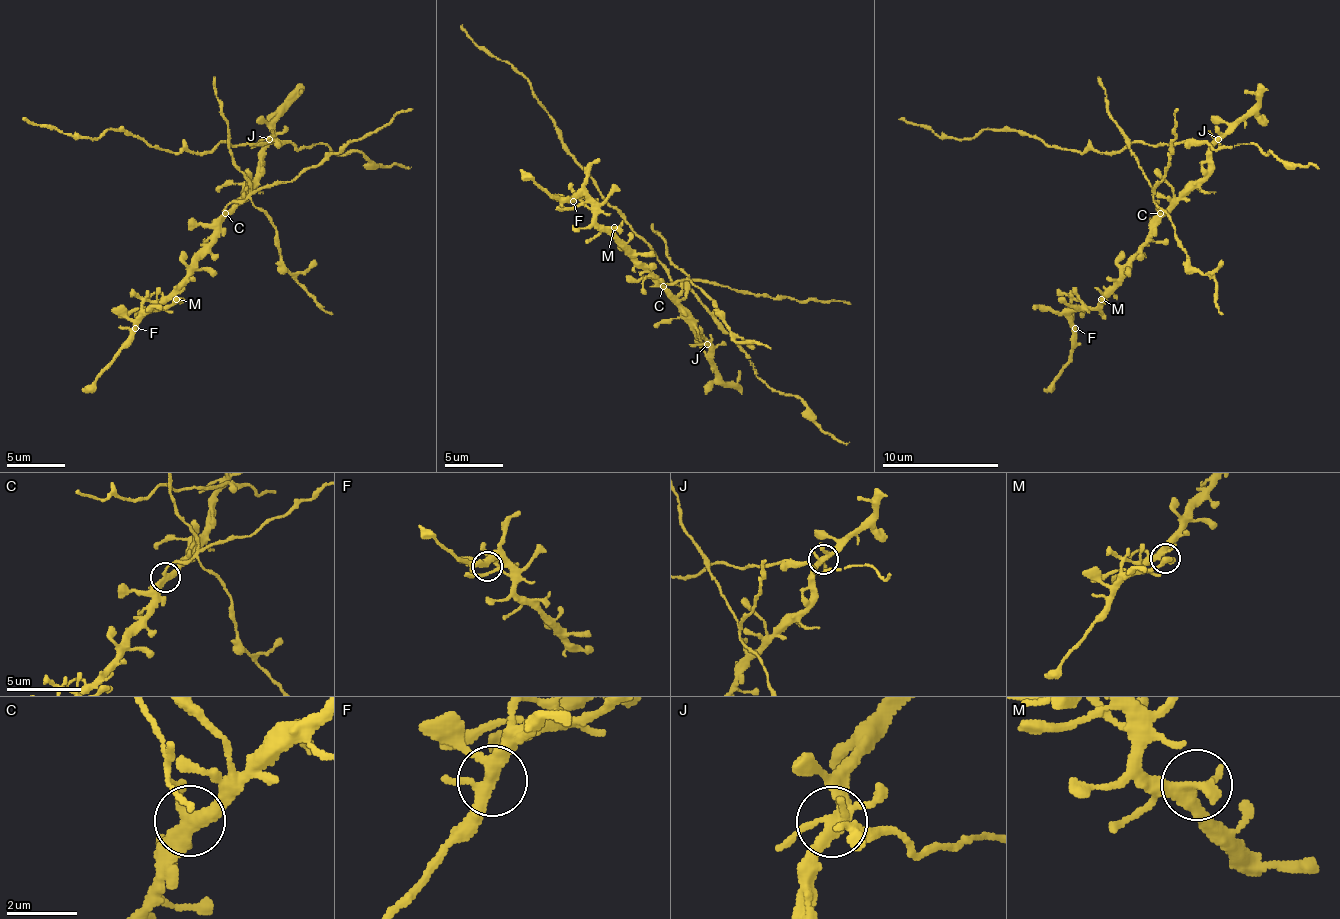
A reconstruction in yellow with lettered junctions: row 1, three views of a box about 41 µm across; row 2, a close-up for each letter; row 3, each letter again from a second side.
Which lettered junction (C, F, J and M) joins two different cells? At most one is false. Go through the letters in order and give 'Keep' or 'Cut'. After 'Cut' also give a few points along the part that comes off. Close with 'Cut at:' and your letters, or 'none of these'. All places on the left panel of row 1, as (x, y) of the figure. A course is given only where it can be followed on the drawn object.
C: Cut. Course of the part to remove: (226, 214), (231, 203), (249, 200), (260, 188), (290, 182), (412, 109)
F: Keep
J: Keep
M: Keep
Cut at: C

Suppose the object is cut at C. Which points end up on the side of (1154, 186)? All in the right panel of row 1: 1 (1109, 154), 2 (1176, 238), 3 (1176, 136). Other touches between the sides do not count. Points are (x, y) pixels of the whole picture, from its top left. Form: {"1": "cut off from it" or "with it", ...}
{"1": "cut off from it", "2": "with it", "3": "with it"}

